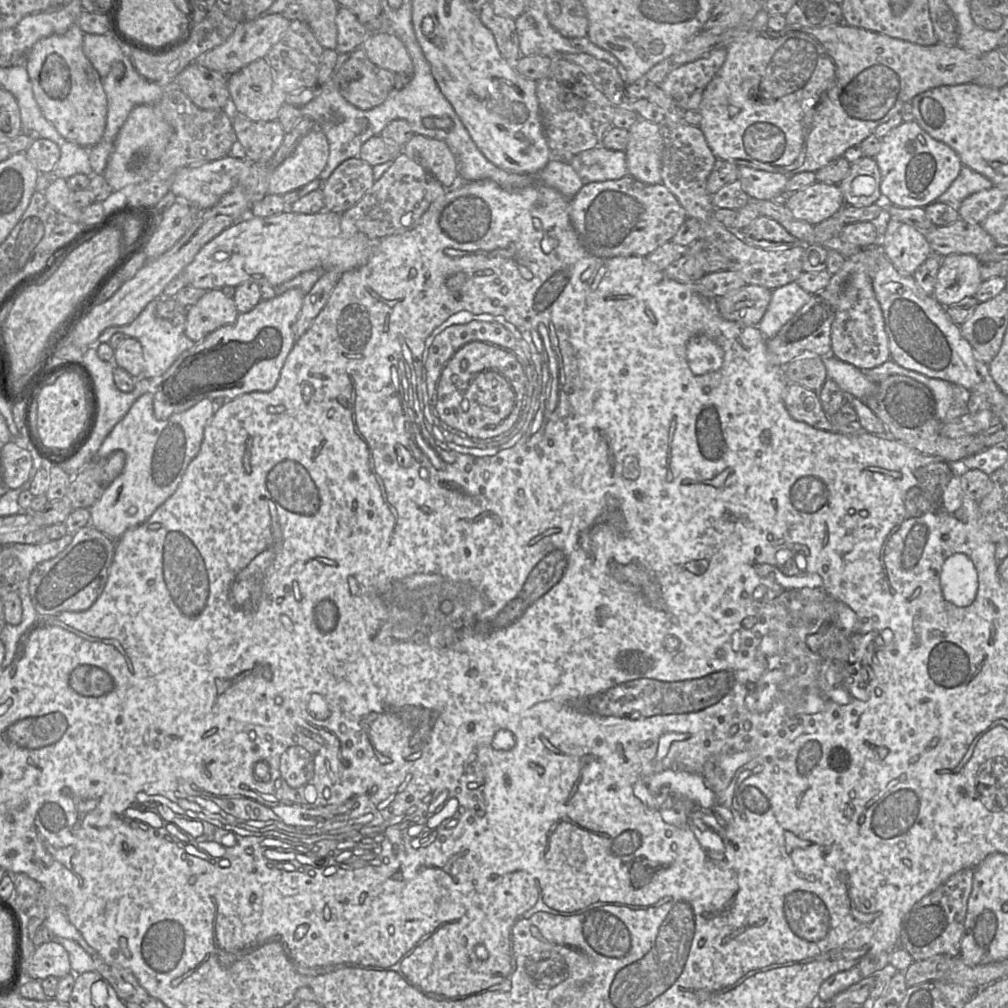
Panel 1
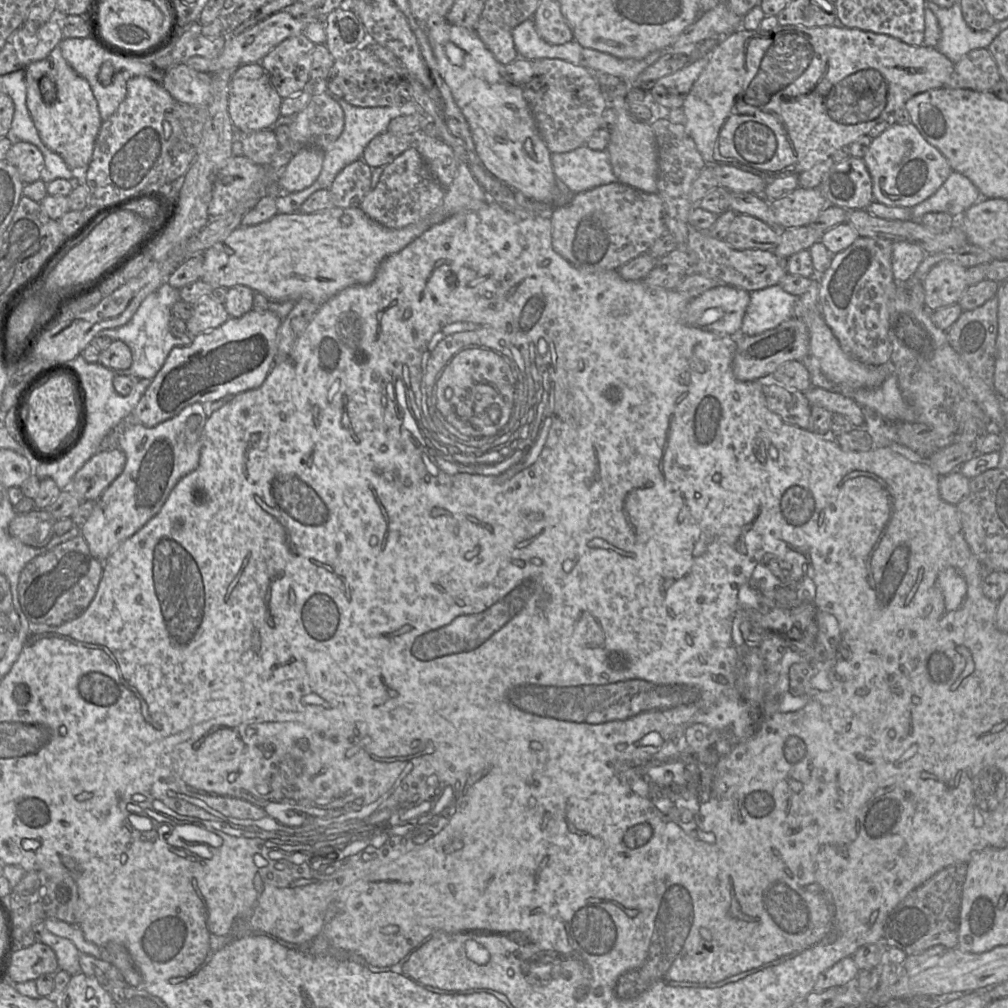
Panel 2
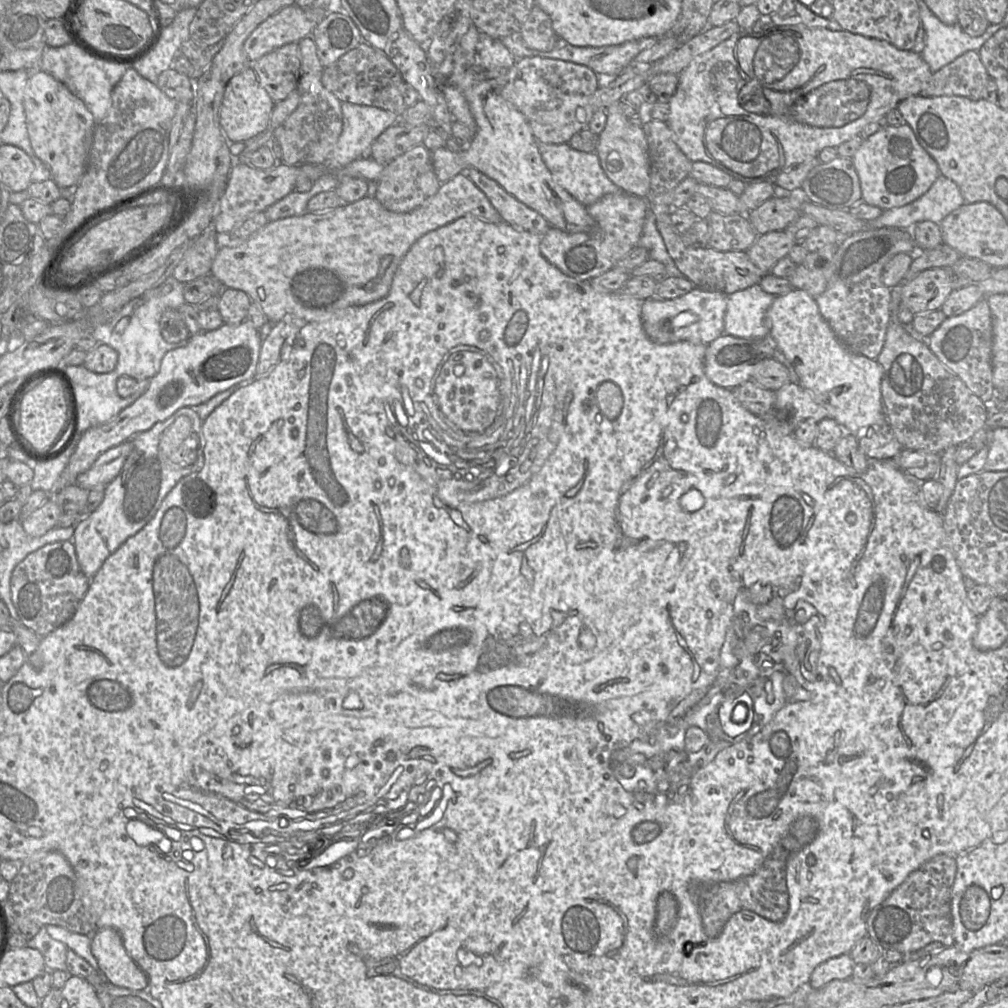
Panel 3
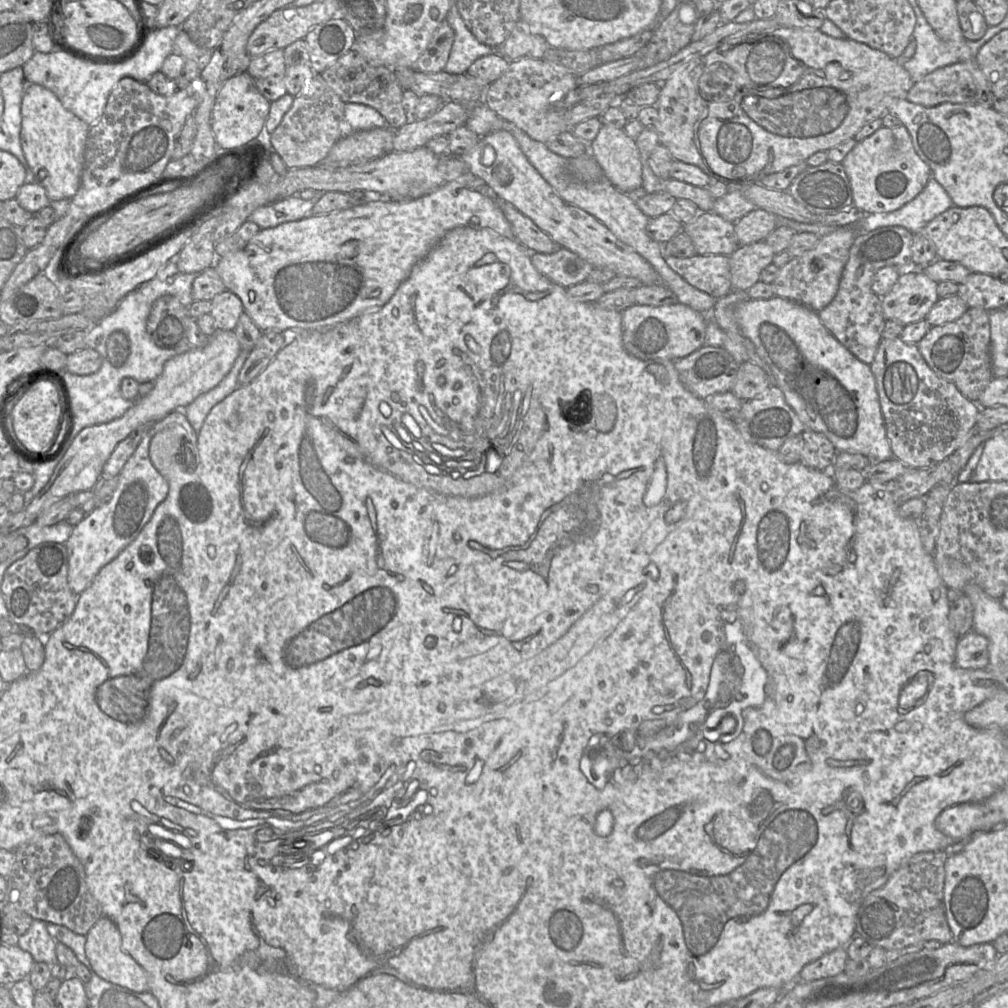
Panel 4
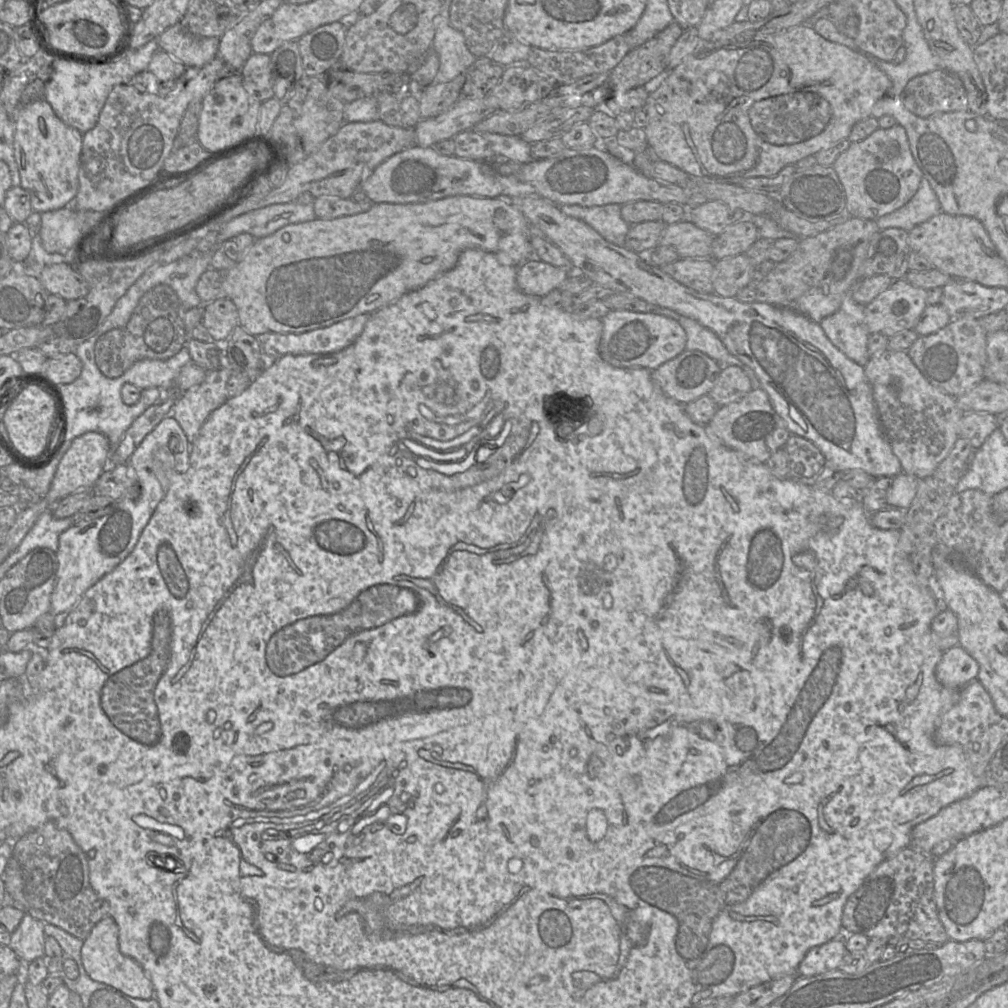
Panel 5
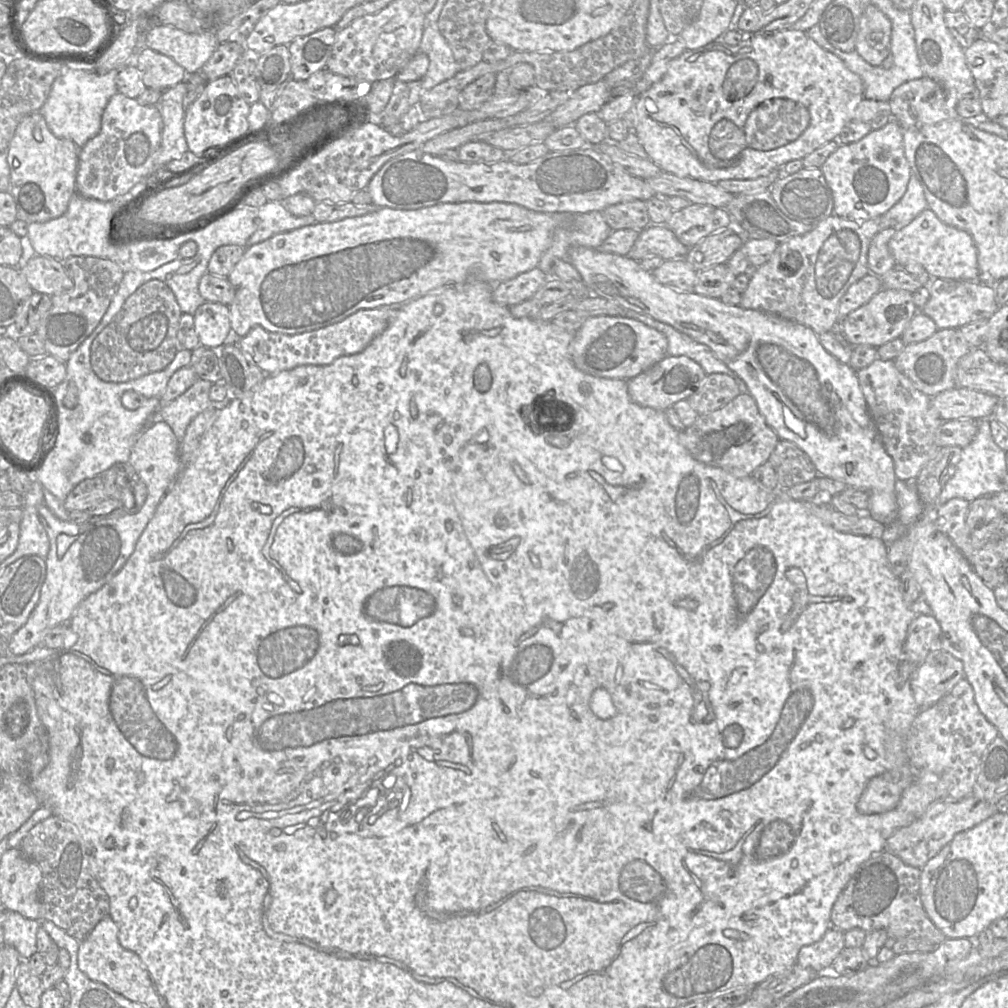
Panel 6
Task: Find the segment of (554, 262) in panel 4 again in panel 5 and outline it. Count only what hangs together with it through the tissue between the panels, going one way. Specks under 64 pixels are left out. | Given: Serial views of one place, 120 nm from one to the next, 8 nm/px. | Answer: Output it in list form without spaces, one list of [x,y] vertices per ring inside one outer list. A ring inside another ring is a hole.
[[[532,257],[518,267],[516,283],[523,293],[541,297],[558,289],[572,271]]]

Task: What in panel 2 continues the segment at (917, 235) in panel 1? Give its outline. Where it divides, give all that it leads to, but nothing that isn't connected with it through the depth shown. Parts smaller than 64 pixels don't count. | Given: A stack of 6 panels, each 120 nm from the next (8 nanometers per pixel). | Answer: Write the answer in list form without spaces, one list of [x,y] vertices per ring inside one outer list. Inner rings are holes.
[[[906,241],[893,242],[891,266],[894,279],[898,283],[905,283],[925,256],[925,251],[918,245]]]

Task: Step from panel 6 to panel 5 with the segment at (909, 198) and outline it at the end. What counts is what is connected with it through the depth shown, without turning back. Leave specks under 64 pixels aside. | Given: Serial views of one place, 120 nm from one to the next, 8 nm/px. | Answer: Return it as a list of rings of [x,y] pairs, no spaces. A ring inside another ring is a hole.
[[[923,177],[916,193],[906,204],[875,221],[880,230],[895,227],[909,232],[940,212],[940,202],[927,179]]]

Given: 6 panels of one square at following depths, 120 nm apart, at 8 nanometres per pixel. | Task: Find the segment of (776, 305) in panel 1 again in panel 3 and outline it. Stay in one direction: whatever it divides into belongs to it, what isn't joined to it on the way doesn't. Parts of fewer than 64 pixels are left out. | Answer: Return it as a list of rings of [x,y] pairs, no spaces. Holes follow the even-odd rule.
[[[756,284],[727,296],[724,334],[745,339],[760,339],[769,334],[766,312],[773,296]]]

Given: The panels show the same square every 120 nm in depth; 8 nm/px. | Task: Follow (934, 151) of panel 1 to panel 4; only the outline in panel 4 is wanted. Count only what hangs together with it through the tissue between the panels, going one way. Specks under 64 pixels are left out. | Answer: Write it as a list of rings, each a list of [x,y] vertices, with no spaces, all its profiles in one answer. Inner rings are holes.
[[[905,126],[881,127],[859,141],[841,162],[850,181],[853,206],[866,215],[895,211],[914,199],[932,177],[930,167],[917,155]]]

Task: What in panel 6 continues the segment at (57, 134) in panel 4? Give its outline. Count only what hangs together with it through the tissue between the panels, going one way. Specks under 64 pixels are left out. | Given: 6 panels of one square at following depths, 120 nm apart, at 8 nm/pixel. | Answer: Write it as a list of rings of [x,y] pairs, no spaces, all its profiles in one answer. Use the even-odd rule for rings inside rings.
[[[37,111],[25,116],[18,124],[7,149],[10,167],[10,194],[17,211],[17,219],[26,223],[47,222],[62,216],[76,192],[76,173],[80,149],[69,139],[56,137],[48,128],[42,114]]]

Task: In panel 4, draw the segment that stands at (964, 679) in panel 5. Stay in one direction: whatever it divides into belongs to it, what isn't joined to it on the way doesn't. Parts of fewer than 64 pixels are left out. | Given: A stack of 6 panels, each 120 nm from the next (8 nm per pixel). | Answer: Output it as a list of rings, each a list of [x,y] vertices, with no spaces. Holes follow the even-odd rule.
[[[970,631],[959,638],[956,647],[956,664],[963,669],[984,669],[989,665],[989,641]]]

